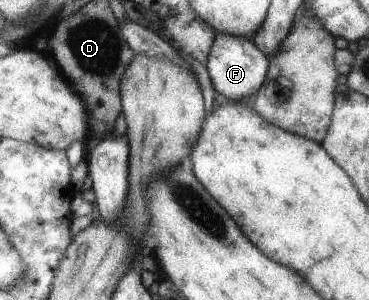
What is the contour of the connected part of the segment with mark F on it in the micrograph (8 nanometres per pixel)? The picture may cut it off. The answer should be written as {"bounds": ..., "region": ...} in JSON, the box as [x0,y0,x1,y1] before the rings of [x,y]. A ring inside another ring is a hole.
{"bounds":[208,33,270,102],"region":[[[218,33],[216,44],[208,58],[208,74],[215,90],[229,101],[247,102],[268,80],[270,58],[247,37]]]}

